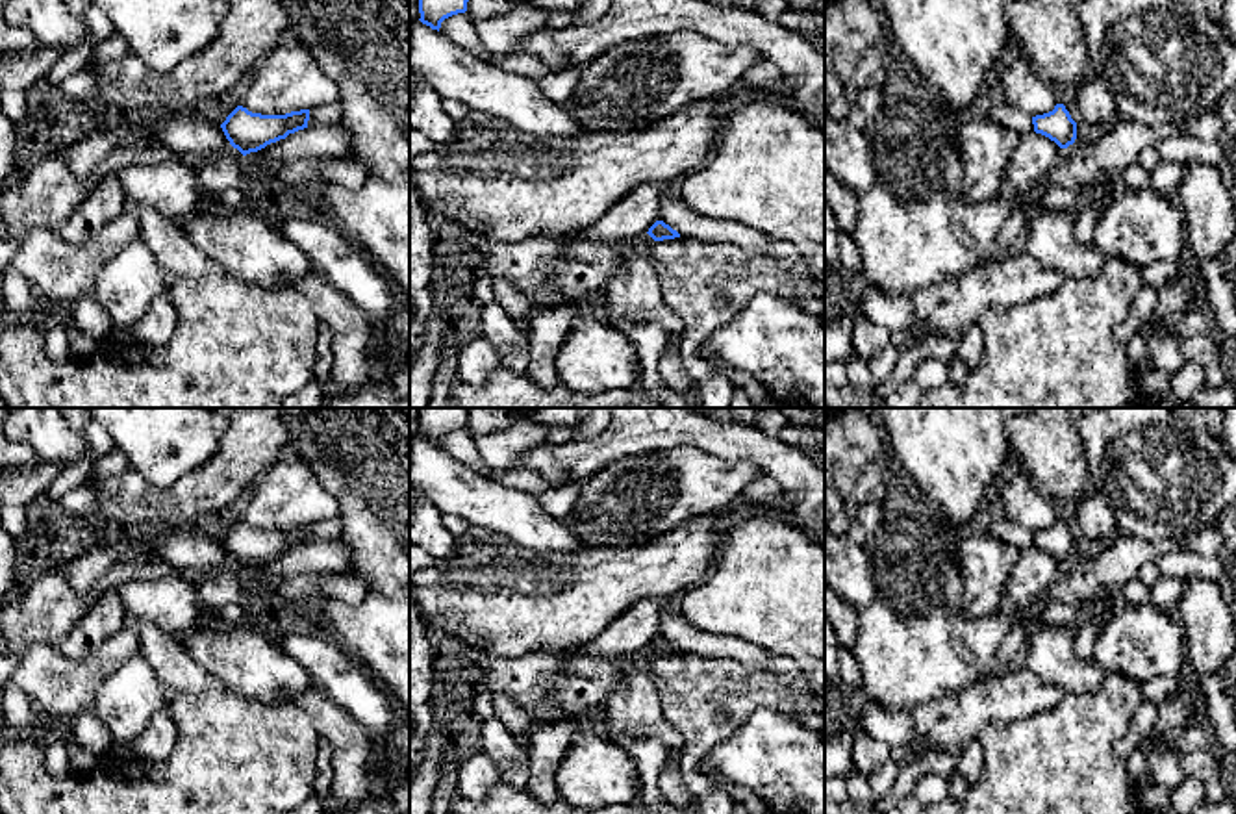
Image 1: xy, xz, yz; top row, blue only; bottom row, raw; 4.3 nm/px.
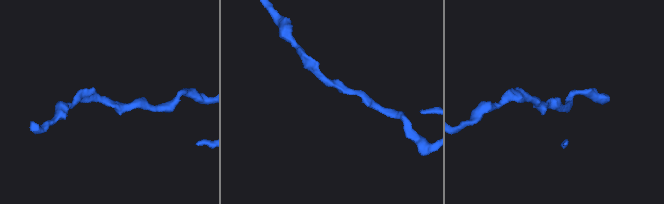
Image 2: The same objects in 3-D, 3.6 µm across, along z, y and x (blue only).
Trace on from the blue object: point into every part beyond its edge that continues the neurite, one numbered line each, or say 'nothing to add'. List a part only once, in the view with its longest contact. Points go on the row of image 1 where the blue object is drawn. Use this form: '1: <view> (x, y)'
nothing to add

